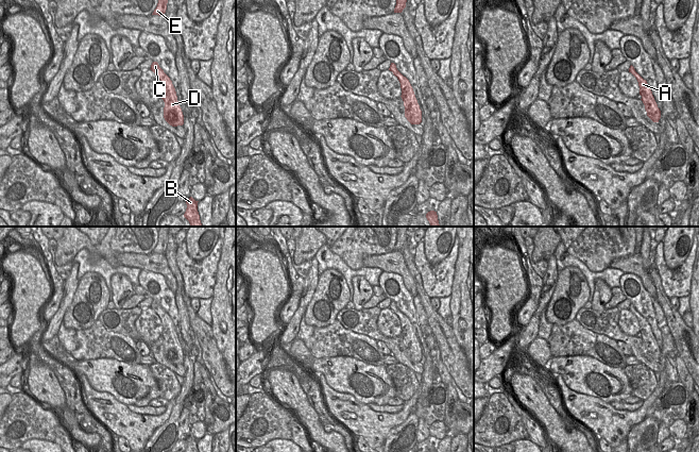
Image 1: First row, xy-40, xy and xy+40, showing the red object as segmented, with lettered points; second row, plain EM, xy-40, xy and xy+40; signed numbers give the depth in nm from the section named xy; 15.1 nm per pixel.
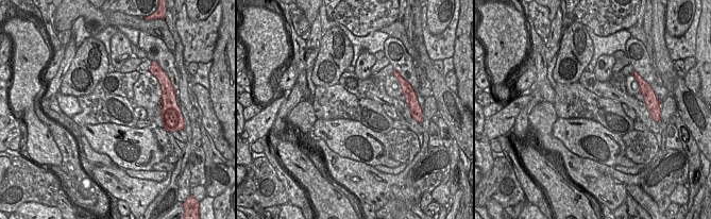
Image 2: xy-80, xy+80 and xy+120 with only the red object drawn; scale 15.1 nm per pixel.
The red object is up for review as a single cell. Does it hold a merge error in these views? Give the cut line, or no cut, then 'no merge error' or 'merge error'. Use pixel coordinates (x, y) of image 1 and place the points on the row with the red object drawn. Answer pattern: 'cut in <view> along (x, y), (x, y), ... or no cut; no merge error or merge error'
no cut; no merge error

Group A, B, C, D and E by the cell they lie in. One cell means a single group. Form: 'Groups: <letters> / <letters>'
Groups: A B C D E

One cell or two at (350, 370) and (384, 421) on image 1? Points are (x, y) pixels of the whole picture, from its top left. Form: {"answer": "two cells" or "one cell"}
{"answer": "two cells"}

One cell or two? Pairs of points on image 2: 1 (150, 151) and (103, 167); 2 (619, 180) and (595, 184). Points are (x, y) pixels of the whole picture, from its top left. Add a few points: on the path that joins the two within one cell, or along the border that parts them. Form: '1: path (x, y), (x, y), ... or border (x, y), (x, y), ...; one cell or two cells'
1: border (92, 149), (99, 153), (104, 153), (122, 169); two cells
2: path (613, 183), (601, 184); one cell

